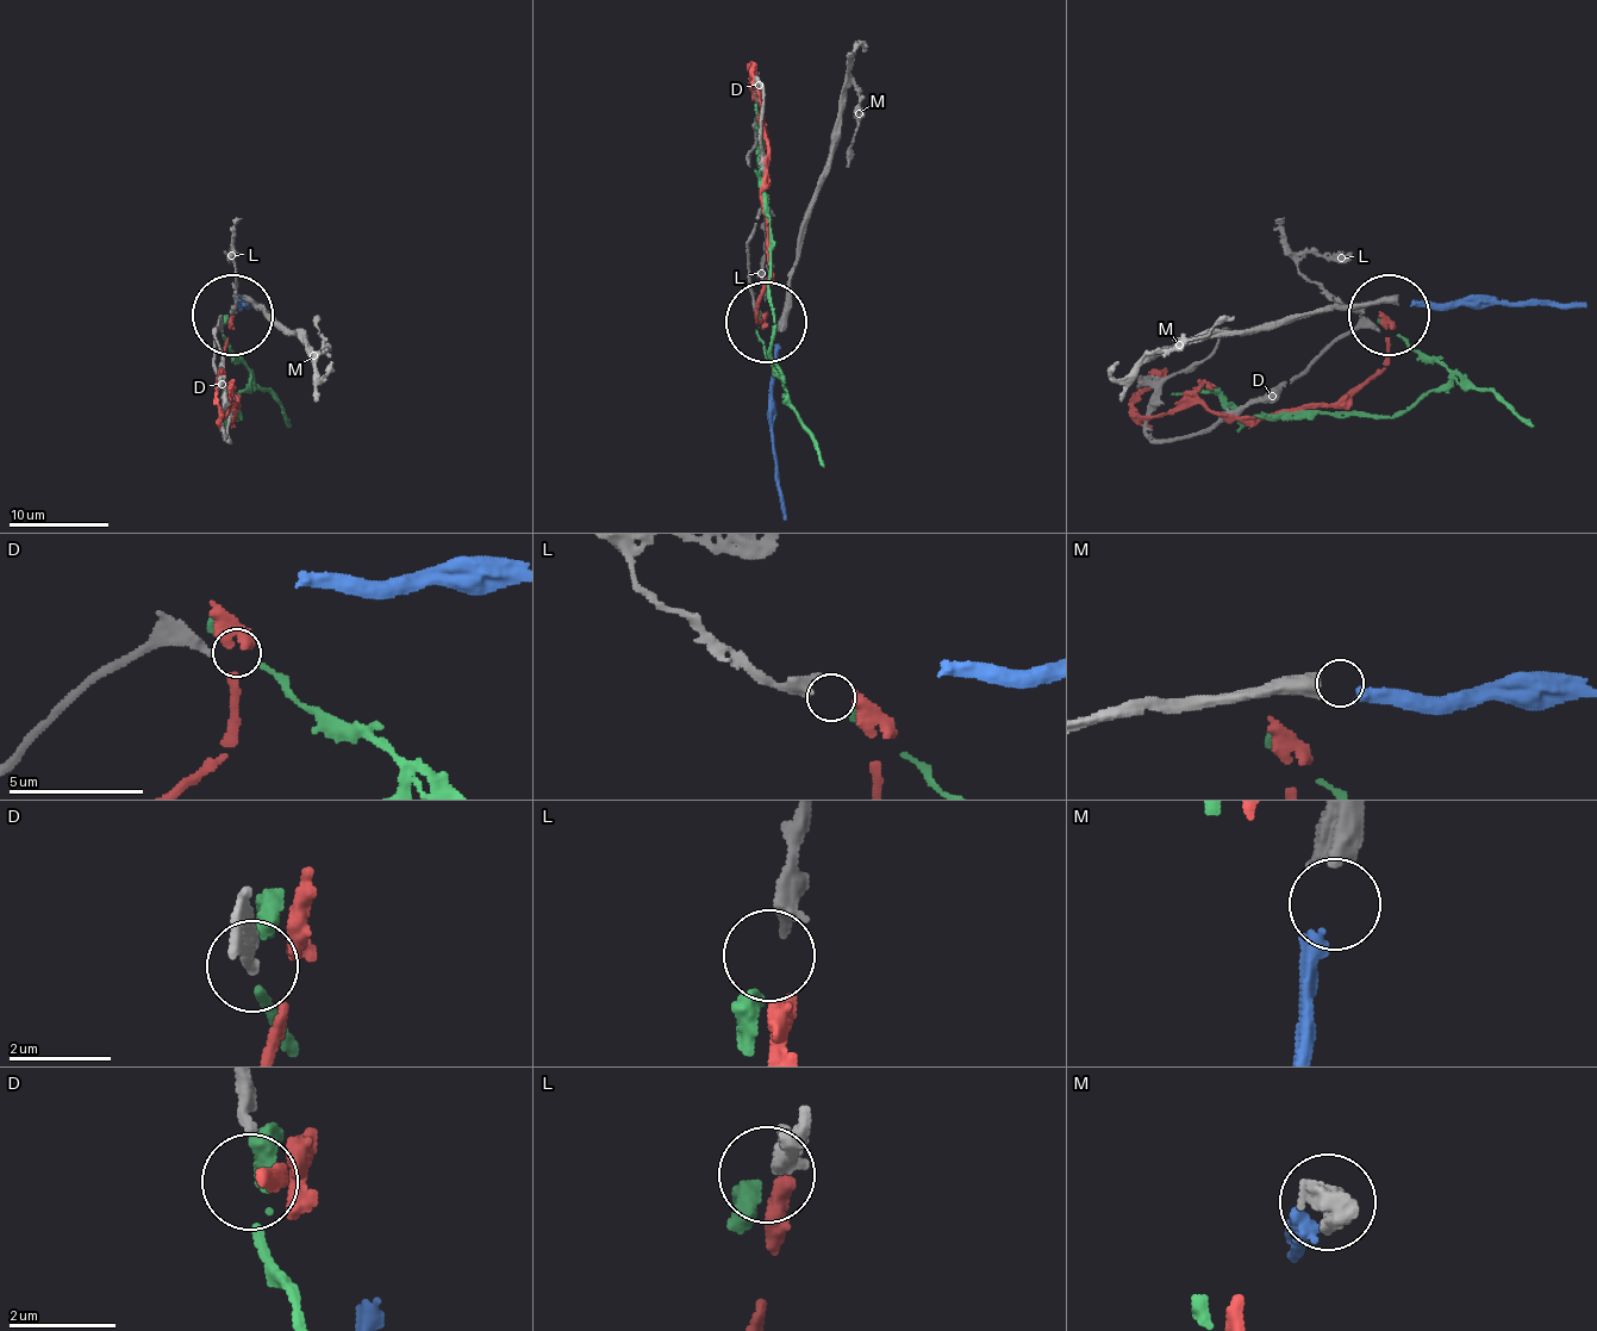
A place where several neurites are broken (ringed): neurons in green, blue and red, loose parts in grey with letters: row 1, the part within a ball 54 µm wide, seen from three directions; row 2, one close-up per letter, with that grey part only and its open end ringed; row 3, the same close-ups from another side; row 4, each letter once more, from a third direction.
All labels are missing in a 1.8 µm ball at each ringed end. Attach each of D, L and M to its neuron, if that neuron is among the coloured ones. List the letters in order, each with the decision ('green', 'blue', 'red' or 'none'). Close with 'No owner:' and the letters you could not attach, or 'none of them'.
D: none
L: green
M: blue
No owner: D

